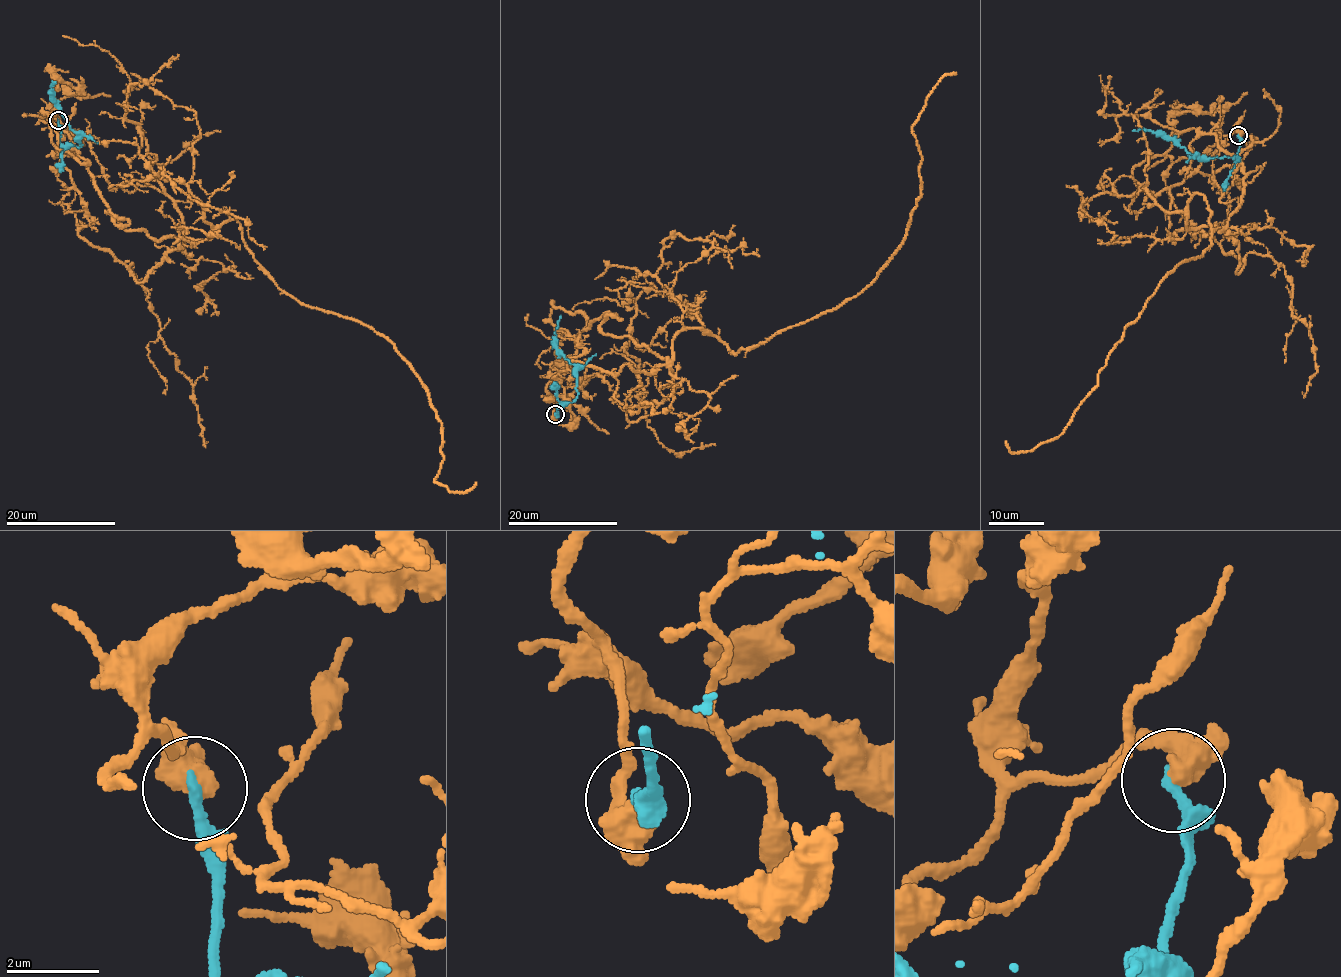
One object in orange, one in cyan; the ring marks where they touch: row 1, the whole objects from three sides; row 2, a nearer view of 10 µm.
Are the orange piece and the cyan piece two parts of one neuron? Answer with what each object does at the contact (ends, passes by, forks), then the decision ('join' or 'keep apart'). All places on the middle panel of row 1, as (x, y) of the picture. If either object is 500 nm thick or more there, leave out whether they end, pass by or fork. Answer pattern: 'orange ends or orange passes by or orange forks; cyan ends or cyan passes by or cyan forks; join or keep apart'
keep apart

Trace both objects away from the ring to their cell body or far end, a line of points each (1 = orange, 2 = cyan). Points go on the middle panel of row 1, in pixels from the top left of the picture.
1: (555, 414), (606, 312), (670, 360), (681, 330), (735, 353), (860, 294), (956, 73)
2: (555, 414), (556, 407), (568, 404), (577, 395), (576, 367), (557, 349), (555, 332), (561, 315)

